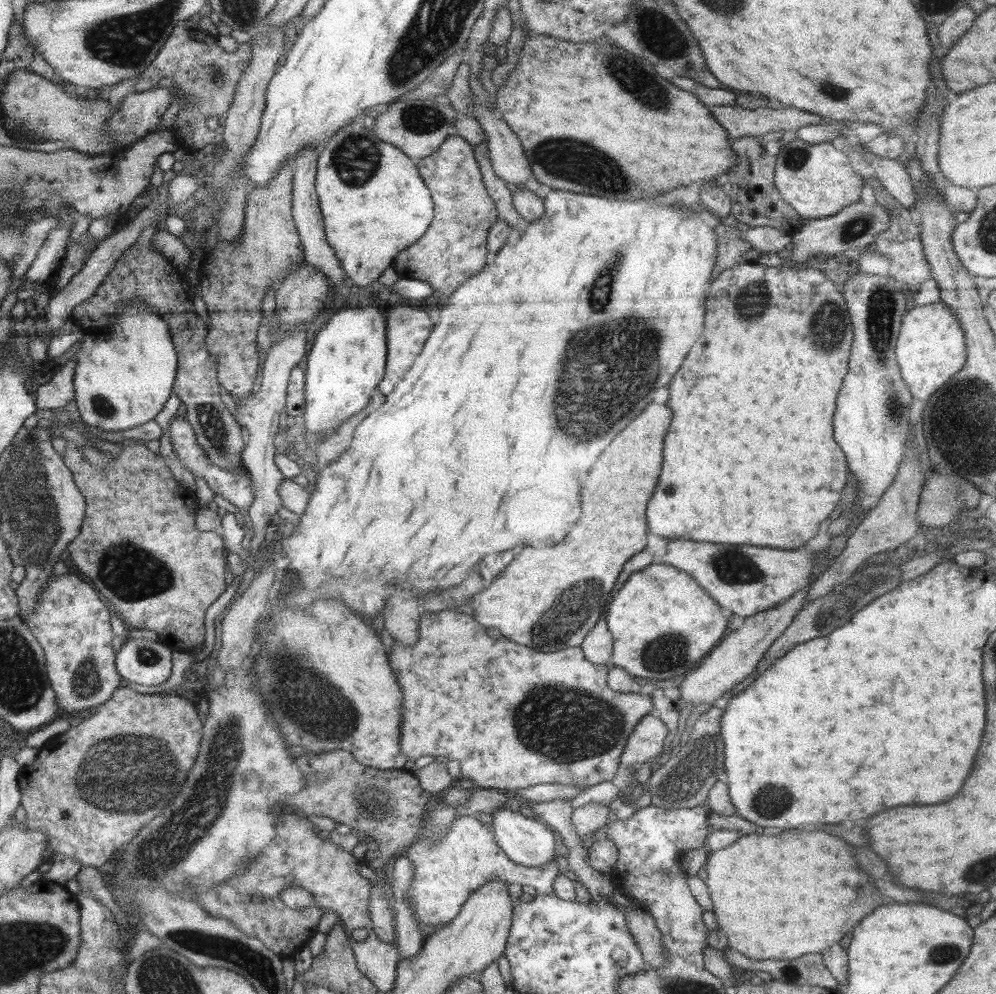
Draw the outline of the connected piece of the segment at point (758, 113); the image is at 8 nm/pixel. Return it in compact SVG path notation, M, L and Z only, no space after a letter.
M720 105L709 107L712 116L723 126L729 138L741 136L760 136L787 130L798 130L801 126L824 123L827 120L815 114L794 108L764 108L747 109L740 105Z

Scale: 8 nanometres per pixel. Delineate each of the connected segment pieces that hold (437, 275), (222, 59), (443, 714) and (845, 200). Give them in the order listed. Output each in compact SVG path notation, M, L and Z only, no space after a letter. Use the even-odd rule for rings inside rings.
M448 135L435 153L415 160L424 184L432 192L434 220L426 234L416 244L402 250L392 262L399 279L426 282L442 294L443 300L466 278L486 266L488 231L498 219L494 199L484 186L473 148L461 136Z
M176 24L168 39L163 43L156 58L146 68L146 71L138 76L135 92L154 89L160 78L172 80L172 84L178 90L182 90L184 98L190 96L184 104L184 110L177 114L175 124L176 138L182 147L189 149L199 155L200 150L207 144L223 143L223 124L226 120L226 113L234 101L238 81L247 68L248 61L252 57L252 46L250 42L238 44L234 52L227 52L214 40L214 36L208 36L206 32L195 32L194 28L186 28L182 24ZM210 118L218 118L219 127L210 130L207 127ZM182 126L192 126L190 136L180 135L178 132Z
M423 610L416 644L406 646L406 644L396 644L394 642L392 652L388 654L388 662L390 662L390 668L396 676L396 680L398 680L400 694L402 694L402 727L400 727L399 740L401 754L414 762L426 755L444 756L449 760L458 761L460 763L461 778L472 780L476 787L486 789L506 789L512 793L517 789L529 788L538 784L564 784L587 789L604 781L612 781L621 764L621 755L627 746L634 726L646 714L655 713L652 695L620 692L612 689L607 683L607 674L610 667L588 661L580 647L543 653L532 650L528 646L514 644L506 638L496 638L494 640L494 638L486 636L484 628L472 616L460 614L460 612L454 612L454 610L444 610L444 612Z
M796 138L783 142L779 154L774 157L776 190L780 198L796 210L801 219L835 215L844 207L861 200L863 177L852 169L847 154L829 141L811 145Z

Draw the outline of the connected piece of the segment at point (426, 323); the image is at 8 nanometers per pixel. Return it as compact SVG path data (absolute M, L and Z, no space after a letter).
M398 306L398 308L390 308L386 316L387 320L387 357L384 377L378 383L378 391L382 395L388 396L394 390L397 382L404 378L404 374L413 365L416 356L420 354L426 338L432 332L432 322L423 310L414 310L410 306Z

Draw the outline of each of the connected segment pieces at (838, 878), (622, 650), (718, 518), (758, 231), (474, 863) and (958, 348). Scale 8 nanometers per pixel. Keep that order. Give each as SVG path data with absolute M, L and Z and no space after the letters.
M788 829L763 835L760 832L741 835L732 845L711 851L705 870L708 877L705 884L712 900L711 911L719 932L726 935L731 949L754 960L792 960L808 952L824 952L832 942L842 940L842 936L866 916L866 910L872 912L876 906L884 904L874 882L856 868L850 846L820 830L802 832Z
M664 563L651 564L632 573L624 586L616 592L614 600L605 611L606 624L613 636L611 660L613 666L628 671L628 674L642 678L652 678L652 682L666 679L681 679L720 642L725 626L728 626L728 614L712 596L689 574Z
M742 261L728 267L710 284L712 286L706 302L708 306L706 328L668 386L668 392L670 392L668 408L672 412L672 420L664 436L660 478L646 508L648 530L666 540L752 544L752 546L776 547L784 550L798 549L802 544L809 543L818 533L820 522L832 517L834 510L840 506L840 495L848 481L846 455L832 438L832 416L834 416L836 394L840 390L840 384L850 362L850 347L854 338L850 312L841 288L831 280L831 273L825 267L814 270L804 265L785 263L774 267Z
M769 226L763 227L745 227L744 239L746 239L753 248L764 253L777 253L785 255L787 244L792 242L792 236L782 230Z
M477 815L454 818L450 829L438 841L416 840L404 853L414 866L407 893L413 912L418 916L416 919L424 925L437 927L456 918L468 897L486 882L504 880L509 885L518 883L522 887L534 887L537 894L552 895L552 884L560 872L555 858L538 867L512 862L496 844L494 833L478 820Z
M942 301L917 305L907 310L901 320L901 330L896 341L896 362L902 380L913 398L928 400L940 386L946 384L966 362L966 335L954 309Z

